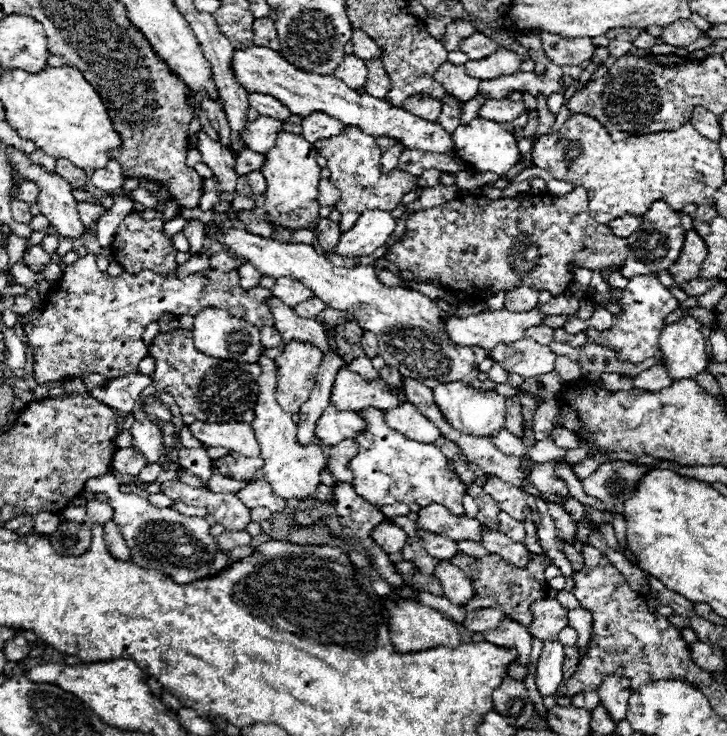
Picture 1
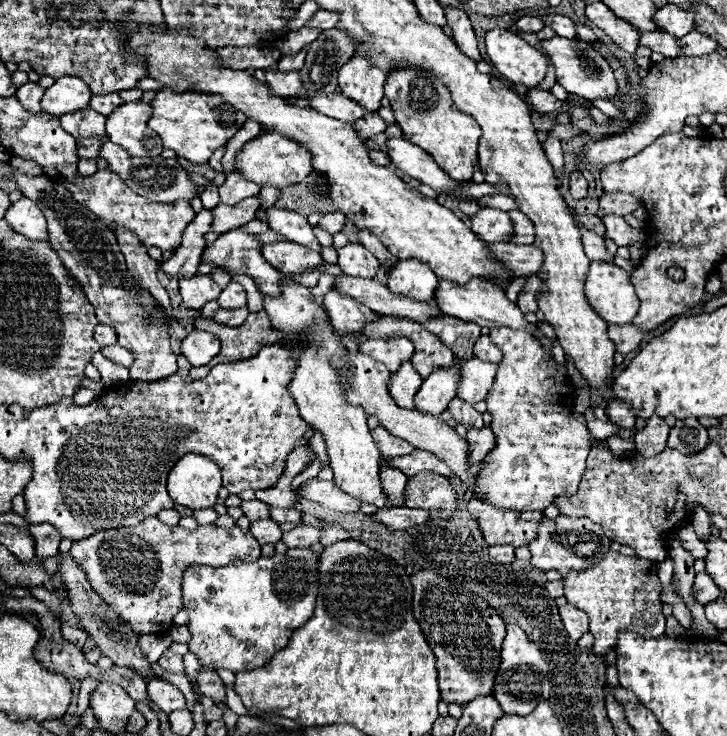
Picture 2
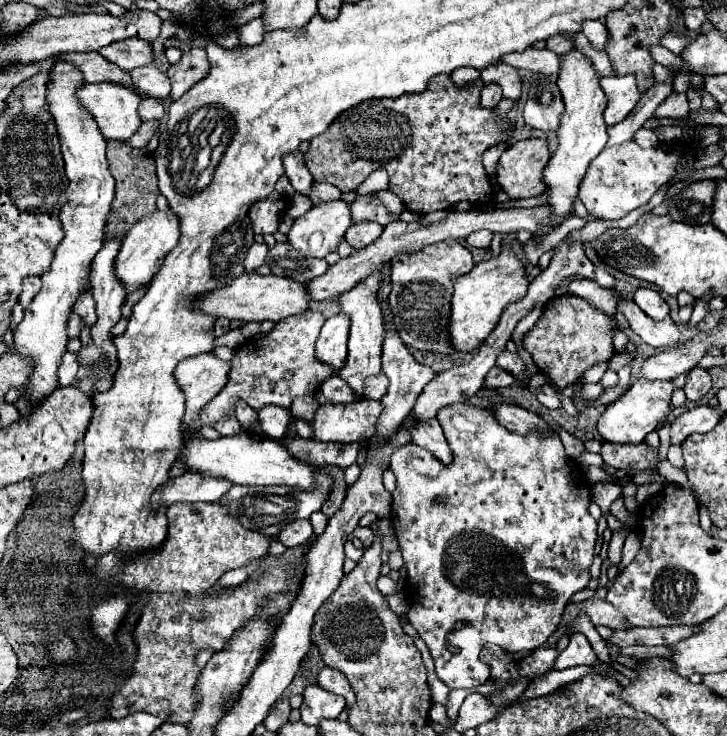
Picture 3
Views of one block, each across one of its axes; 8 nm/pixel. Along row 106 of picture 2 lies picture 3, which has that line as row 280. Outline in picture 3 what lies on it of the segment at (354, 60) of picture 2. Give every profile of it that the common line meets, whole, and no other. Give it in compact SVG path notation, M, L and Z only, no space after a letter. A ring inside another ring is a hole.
M372 274L364 282L360 282L358 286L354 286L352 290L340 296L342 314L350 318L352 326L350 326L350 340L348 340L348 358L344 366L338 370L338 376L350 384L350 388L356 392L358 398L364 398L364 380L380 374L382 370L380 350L382 350L382 340L384 340L384 328L382 328L380 306L376 302L378 288L380 288L380 274Z

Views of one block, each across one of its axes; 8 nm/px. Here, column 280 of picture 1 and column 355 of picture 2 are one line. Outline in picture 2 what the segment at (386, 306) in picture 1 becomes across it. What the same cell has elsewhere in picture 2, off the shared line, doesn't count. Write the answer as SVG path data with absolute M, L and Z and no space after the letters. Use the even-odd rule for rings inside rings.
M346 244L344 248L338 248L338 266L348 276L358 278L374 278L380 264L378 260L362 246L362 244Z

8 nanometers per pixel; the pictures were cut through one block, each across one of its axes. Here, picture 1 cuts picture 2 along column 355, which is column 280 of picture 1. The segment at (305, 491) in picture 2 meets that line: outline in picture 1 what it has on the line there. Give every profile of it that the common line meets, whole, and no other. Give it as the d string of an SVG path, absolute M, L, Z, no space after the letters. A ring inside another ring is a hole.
M254 480L250 482L246 488L242 488L238 492L240 500L248 506L248 508L256 508L256 506L266 506L272 512L284 512L286 508L286 500L280 500L278 496L272 494L272 486L266 480Z

